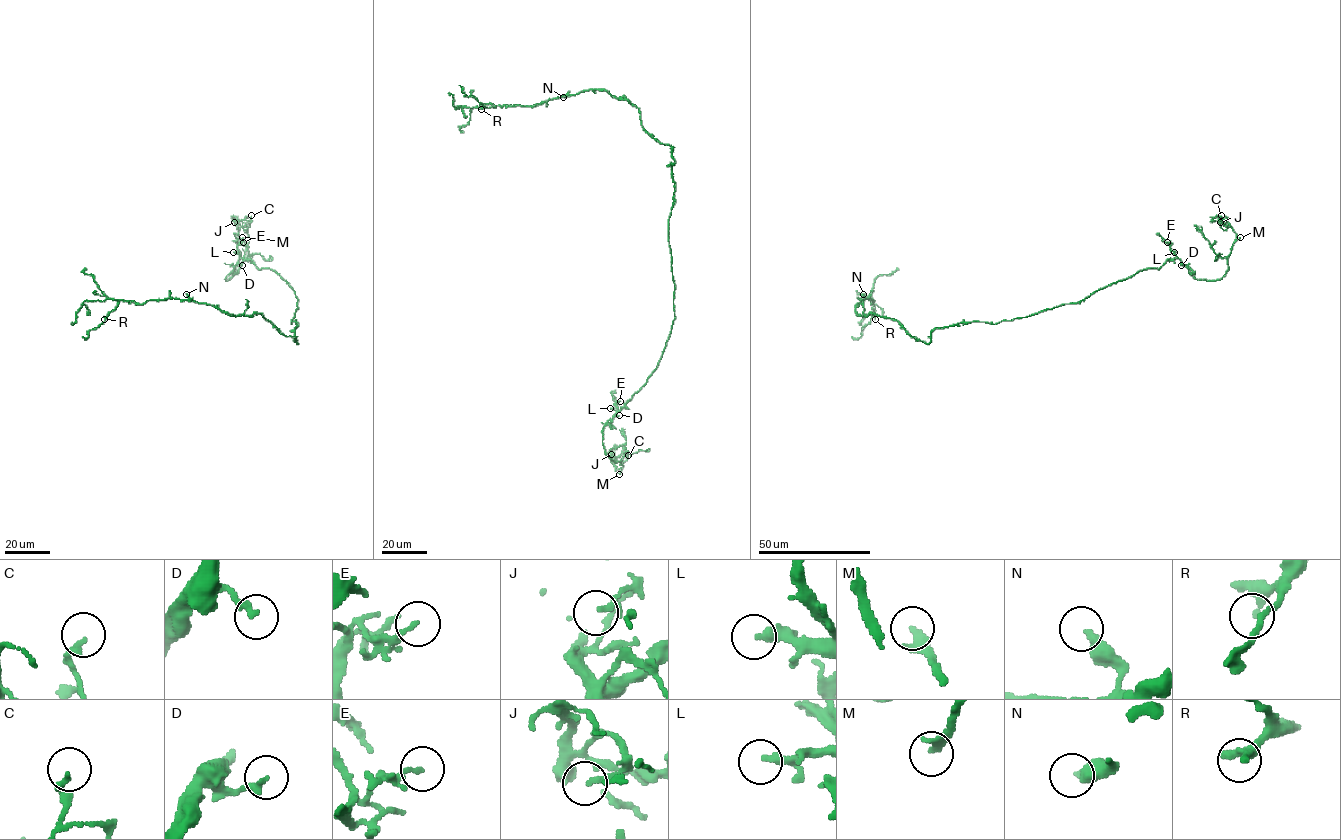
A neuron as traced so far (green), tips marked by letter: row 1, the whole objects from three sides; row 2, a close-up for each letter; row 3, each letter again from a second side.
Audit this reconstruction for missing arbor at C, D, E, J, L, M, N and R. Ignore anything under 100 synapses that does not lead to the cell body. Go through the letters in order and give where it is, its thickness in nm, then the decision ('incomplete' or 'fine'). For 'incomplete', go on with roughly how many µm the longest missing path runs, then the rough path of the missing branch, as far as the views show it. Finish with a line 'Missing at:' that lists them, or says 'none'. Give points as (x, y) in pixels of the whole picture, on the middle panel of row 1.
C: at (628, 455); 220 nm thick; fine
D: at (619, 415); 220 nm thick; fine
E: at (620, 401); 130 nm thick; fine
J: at (611, 454); 190 nm thick; fine
L: at (610, 408); 300 nm thick; fine
M: at (619, 474); 240 nm thick; incomplete; about 25 µm are missing; missing branch runs (619, 474), (615, 486), (618, 478), (616, 474)
N: at (563, 97); 360 nm thick; fine
R: at (481, 109); 180 nm thick; fine
Missing at: M

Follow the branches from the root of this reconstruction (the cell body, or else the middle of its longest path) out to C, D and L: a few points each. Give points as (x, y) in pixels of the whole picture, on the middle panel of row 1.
C: (668, 225), (672, 327), (656, 369), (602, 429), (605, 454), (622, 465), (615, 470), (612, 461), (628, 455)
D: (668, 225), (675, 284), (672, 327), (656, 369), (617, 412), (616, 416), (619, 415)
L: (668, 225), (675, 284), (672, 327), (658, 364), (647, 382), (619, 410), (610, 408)

